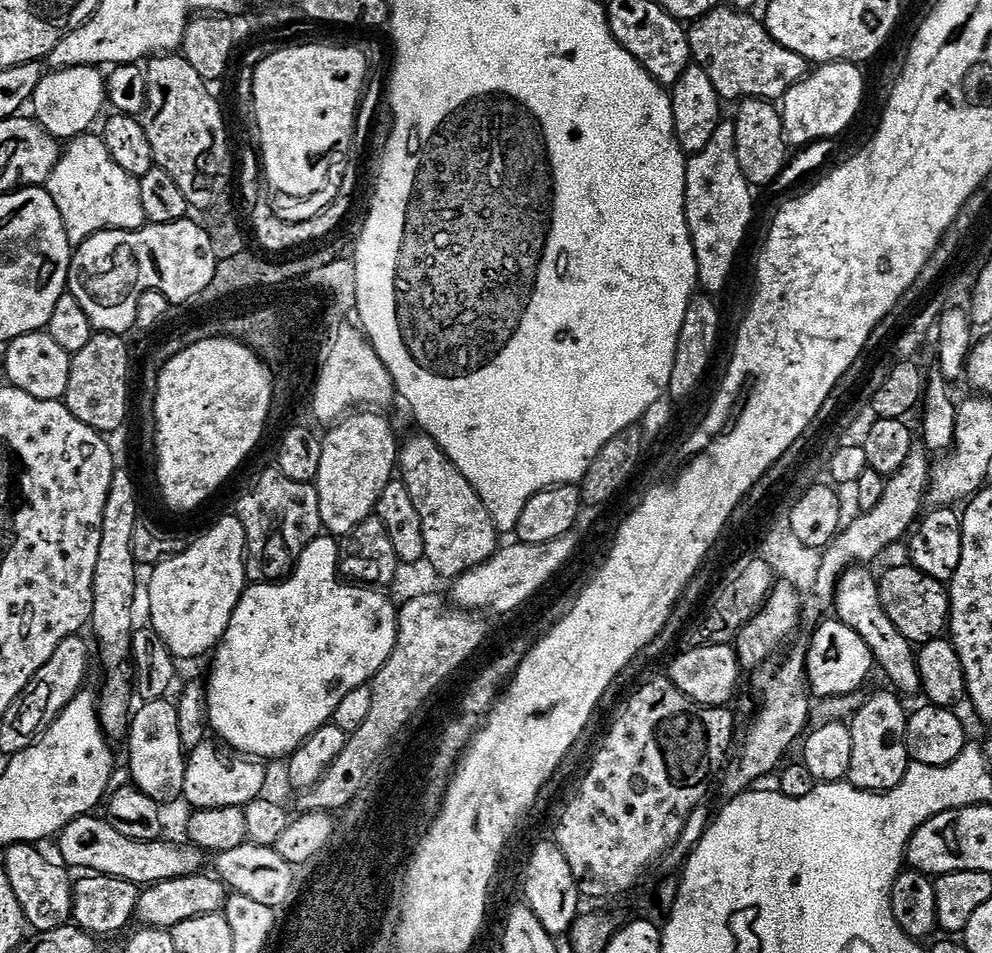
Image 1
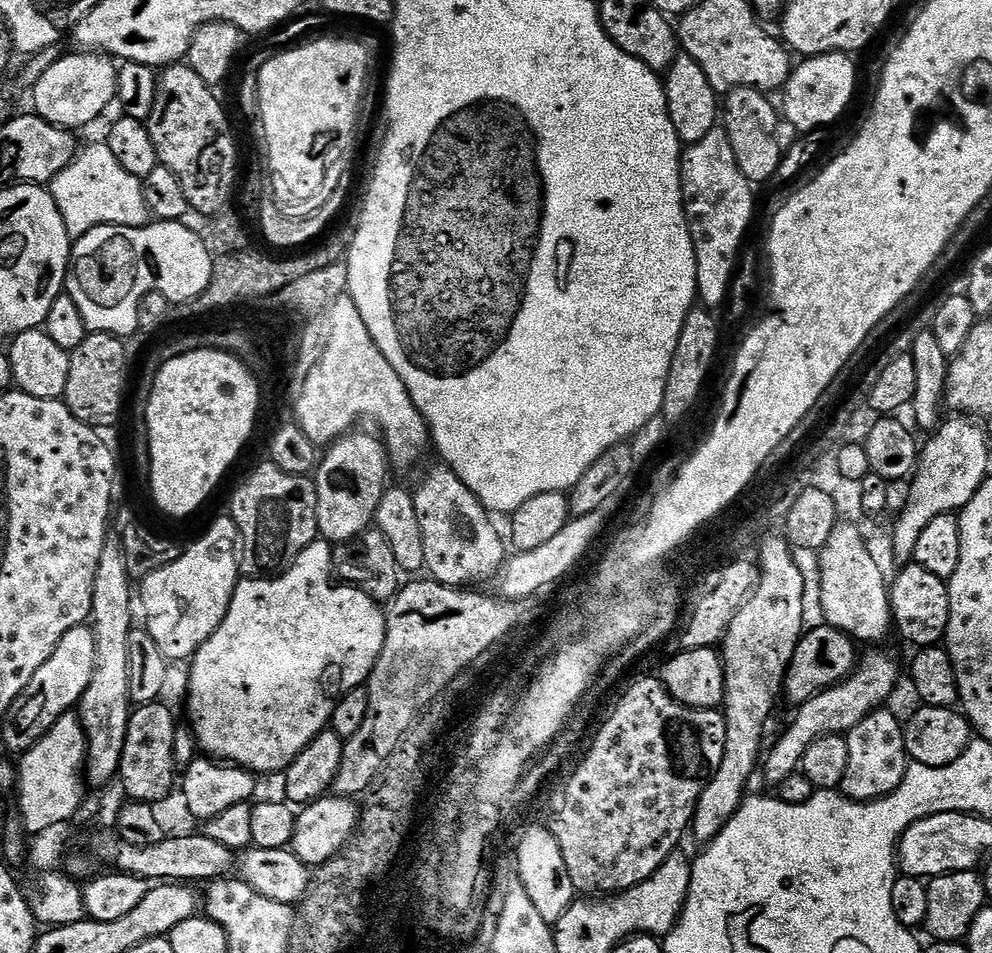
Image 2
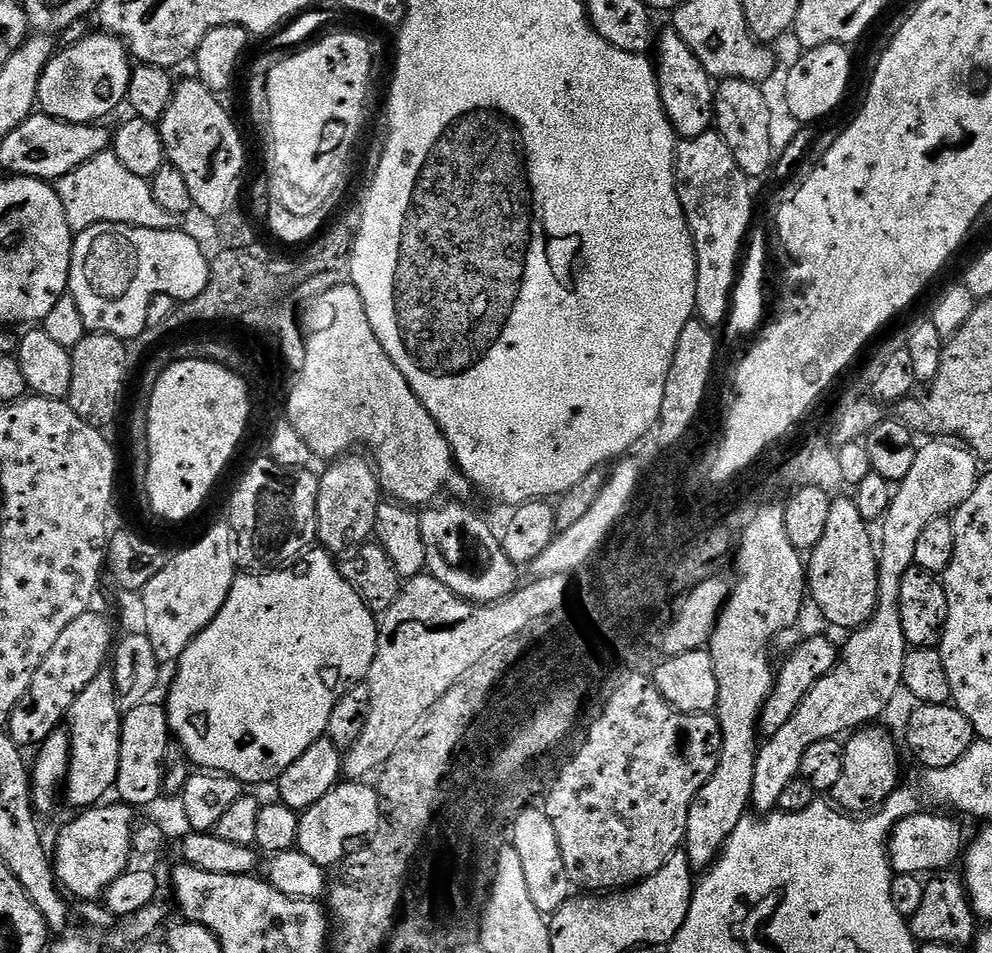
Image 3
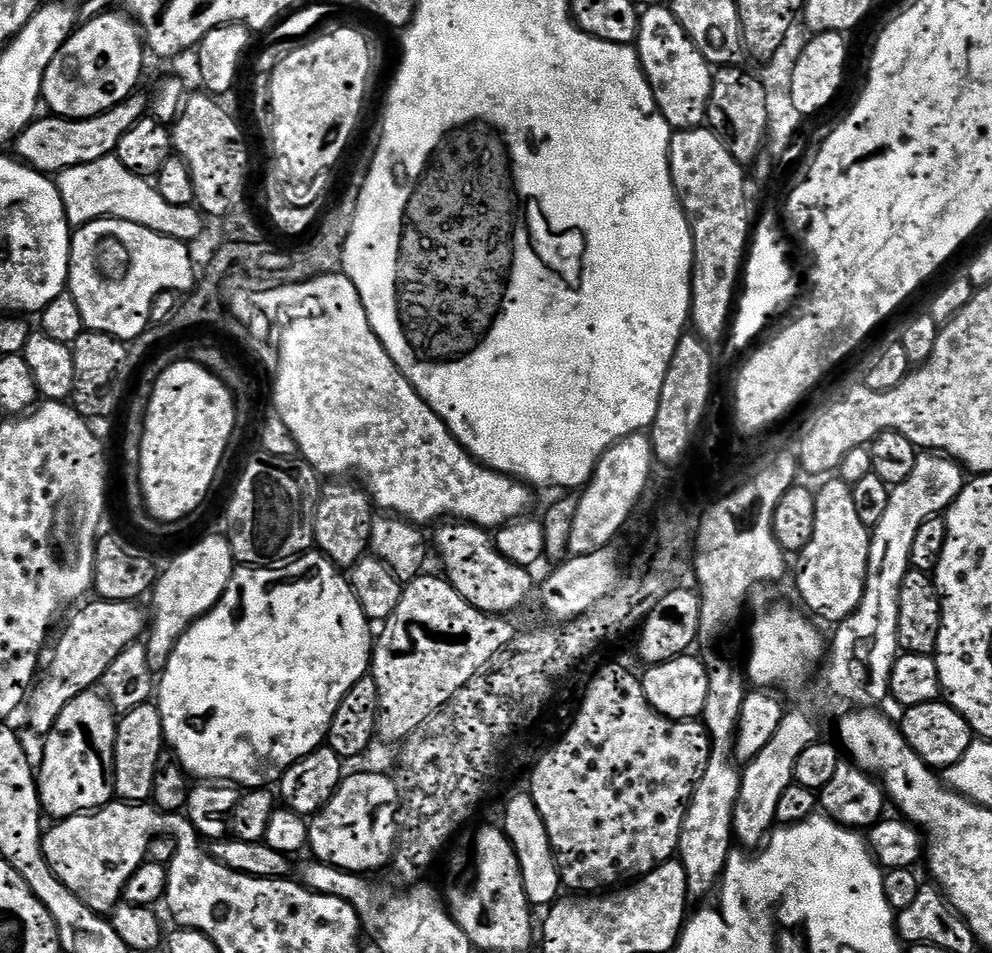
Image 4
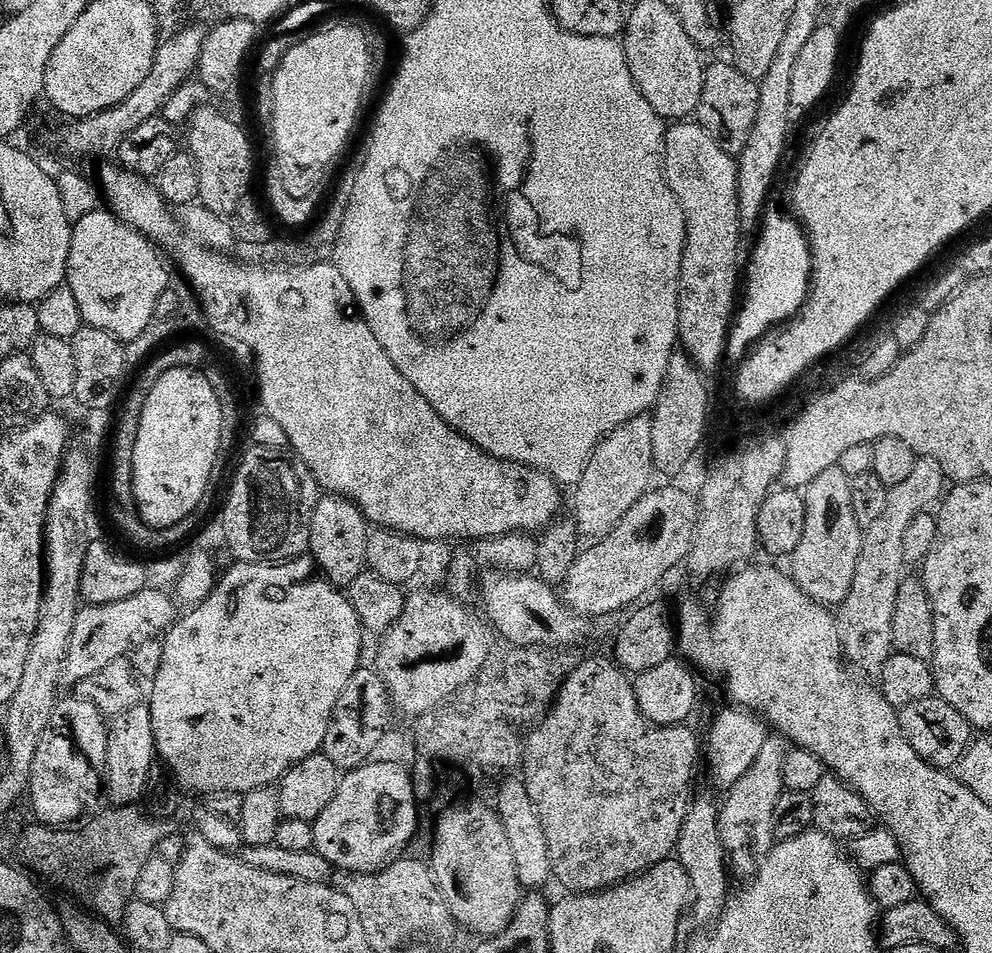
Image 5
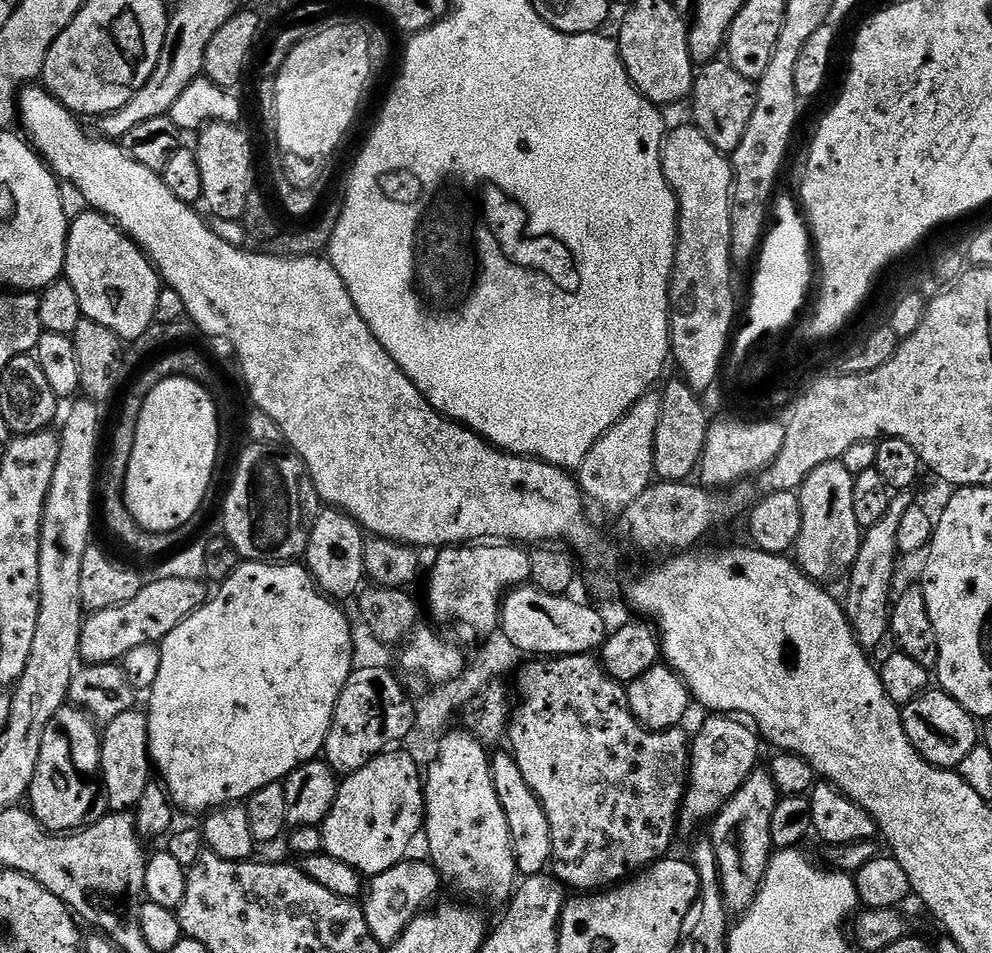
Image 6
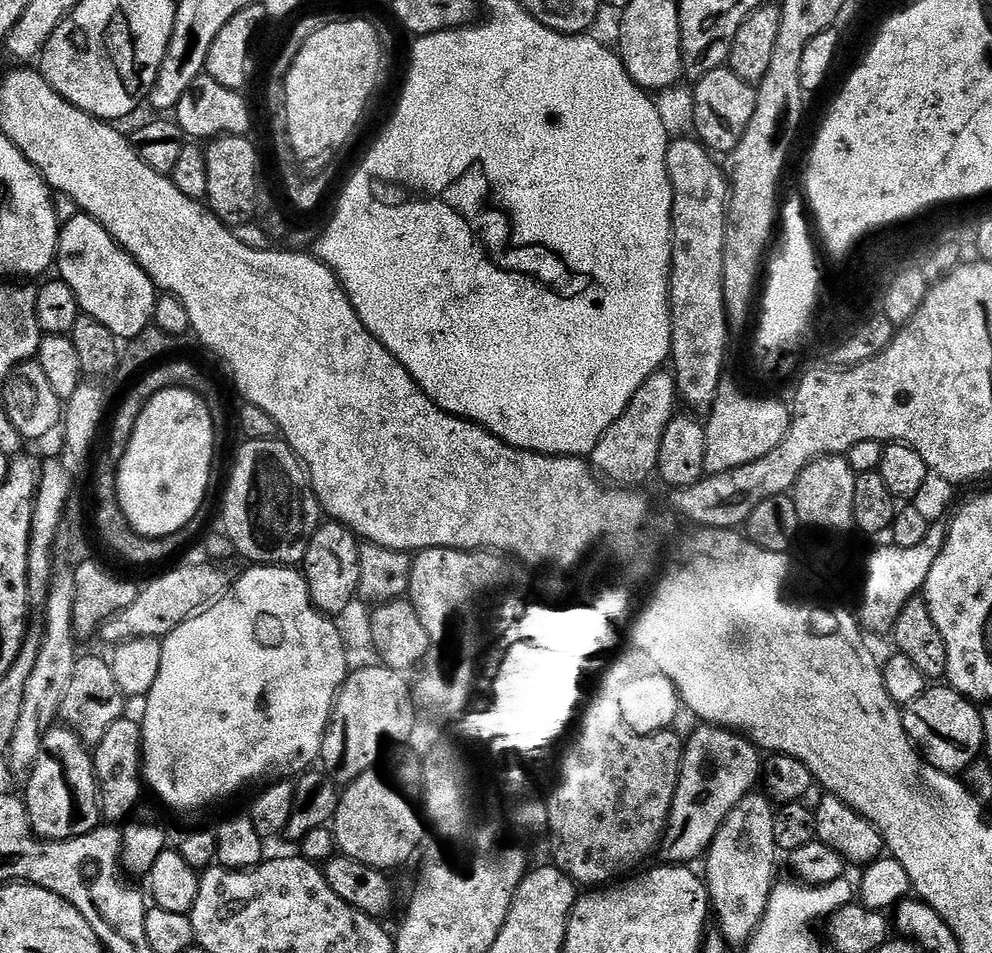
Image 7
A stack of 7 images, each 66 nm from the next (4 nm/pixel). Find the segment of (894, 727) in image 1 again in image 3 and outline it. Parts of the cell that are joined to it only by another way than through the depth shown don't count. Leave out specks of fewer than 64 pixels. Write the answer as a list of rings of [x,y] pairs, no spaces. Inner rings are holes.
[[[865,726],[849,735],[844,744],[842,775],[833,786],[830,800],[841,812],[857,818],[871,814],[895,794],[896,781],[896,740],[880,726]]]

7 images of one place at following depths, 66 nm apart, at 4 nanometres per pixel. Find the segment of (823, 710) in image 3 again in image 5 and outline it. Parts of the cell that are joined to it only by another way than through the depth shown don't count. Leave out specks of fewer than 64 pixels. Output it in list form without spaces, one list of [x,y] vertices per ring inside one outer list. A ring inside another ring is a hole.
[[[931,458],[917,459],[914,471],[898,486],[889,488],[887,507],[878,522],[869,528],[863,529],[864,541],[862,542],[862,554],[858,558],[858,570],[854,570],[854,586],[850,586],[850,594],[838,606],[838,619],[836,625],[840,634],[840,641],[844,647],[845,657],[864,668],[869,668],[872,674],[879,673],[892,655],[892,635],[894,634],[894,601],[898,599],[898,586],[906,575],[906,561],[902,542],[906,538],[906,529],[914,518],[918,518],[920,512],[927,512],[945,495],[946,477],[942,466]],[[769,735],[758,758],[754,758],[754,766],[750,766],[750,770],[746,770],[746,774],[742,774],[742,778],[738,778],[738,782],[734,782],[727,789],[728,797],[725,798],[724,804],[722,800],[719,807],[722,842],[731,871],[735,875],[737,872],[740,876],[748,876],[747,878],[755,877],[777,843],[774,834],[774,809],[778,798],[782,798],[786,790],[782,766],[789,750],[783,735]]]

